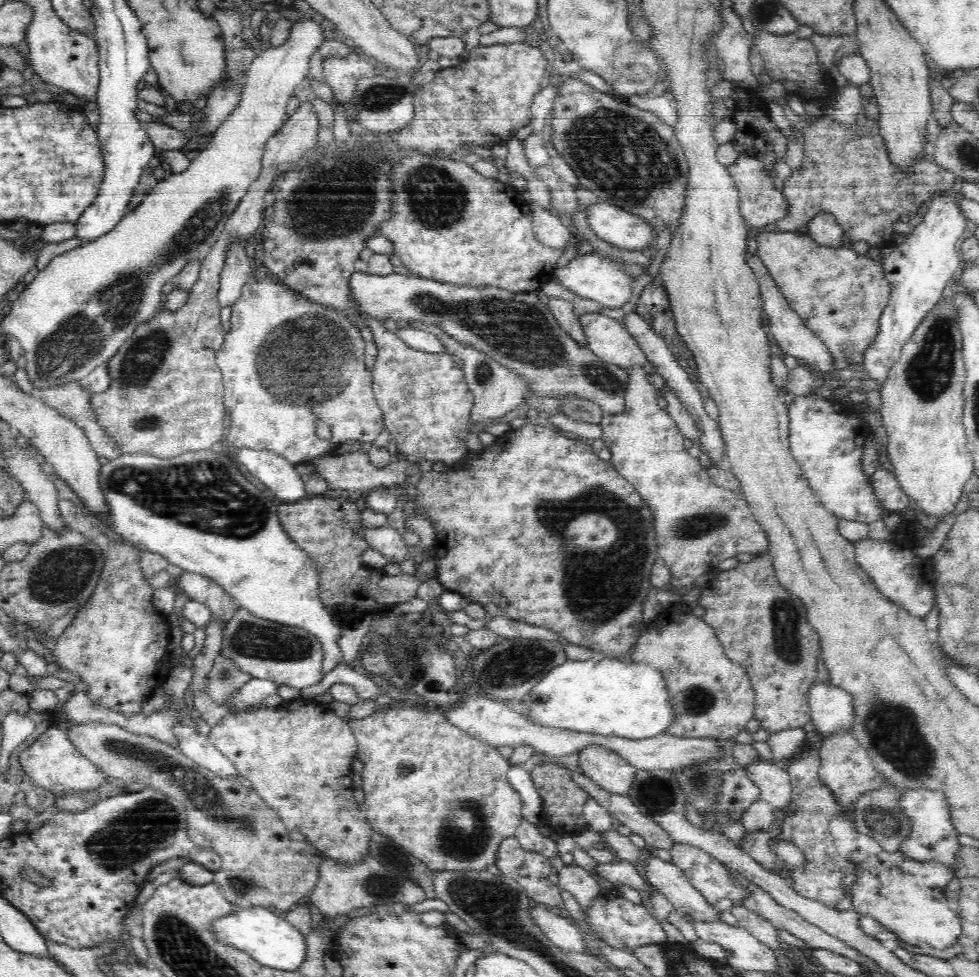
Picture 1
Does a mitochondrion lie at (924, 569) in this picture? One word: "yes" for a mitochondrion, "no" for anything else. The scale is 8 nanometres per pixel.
no

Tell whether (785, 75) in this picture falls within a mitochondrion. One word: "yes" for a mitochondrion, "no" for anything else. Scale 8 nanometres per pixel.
no

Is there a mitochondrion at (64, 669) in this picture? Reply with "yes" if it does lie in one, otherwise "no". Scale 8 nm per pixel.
no

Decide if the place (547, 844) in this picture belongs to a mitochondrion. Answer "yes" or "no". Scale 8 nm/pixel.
no

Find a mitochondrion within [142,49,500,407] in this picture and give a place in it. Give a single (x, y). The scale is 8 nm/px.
(336, 200)

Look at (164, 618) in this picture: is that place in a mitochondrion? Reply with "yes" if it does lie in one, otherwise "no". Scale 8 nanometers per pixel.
no

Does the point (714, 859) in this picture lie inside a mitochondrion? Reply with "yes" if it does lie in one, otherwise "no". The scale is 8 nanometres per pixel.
no

